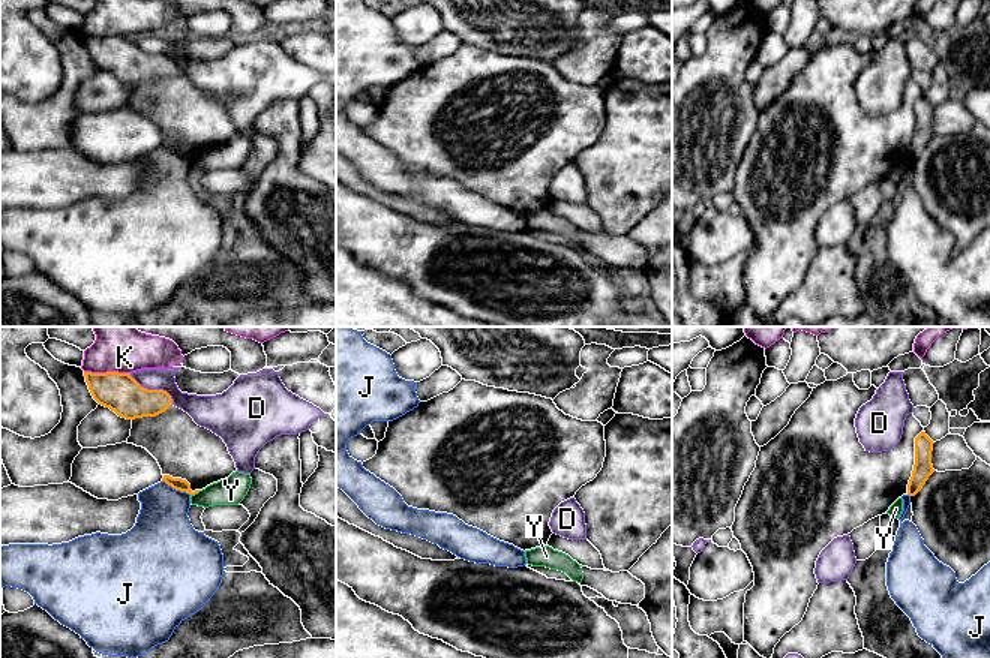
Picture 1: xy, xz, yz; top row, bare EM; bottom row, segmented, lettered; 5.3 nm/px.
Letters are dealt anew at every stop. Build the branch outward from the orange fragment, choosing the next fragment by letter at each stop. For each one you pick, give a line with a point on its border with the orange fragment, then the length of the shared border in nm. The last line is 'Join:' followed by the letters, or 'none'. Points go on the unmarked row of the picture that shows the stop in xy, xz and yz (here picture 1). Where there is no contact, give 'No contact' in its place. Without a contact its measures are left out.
Join: none

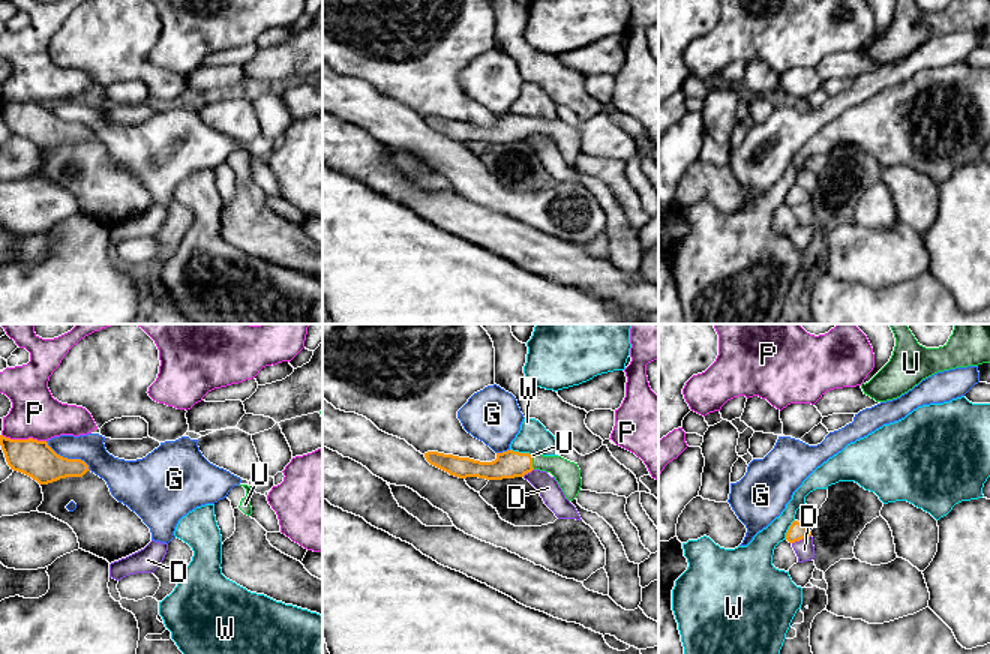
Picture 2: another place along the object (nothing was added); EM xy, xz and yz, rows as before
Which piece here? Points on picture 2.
U: Touches orange at xz (531, 126). Shared border 80 nm
Join: U

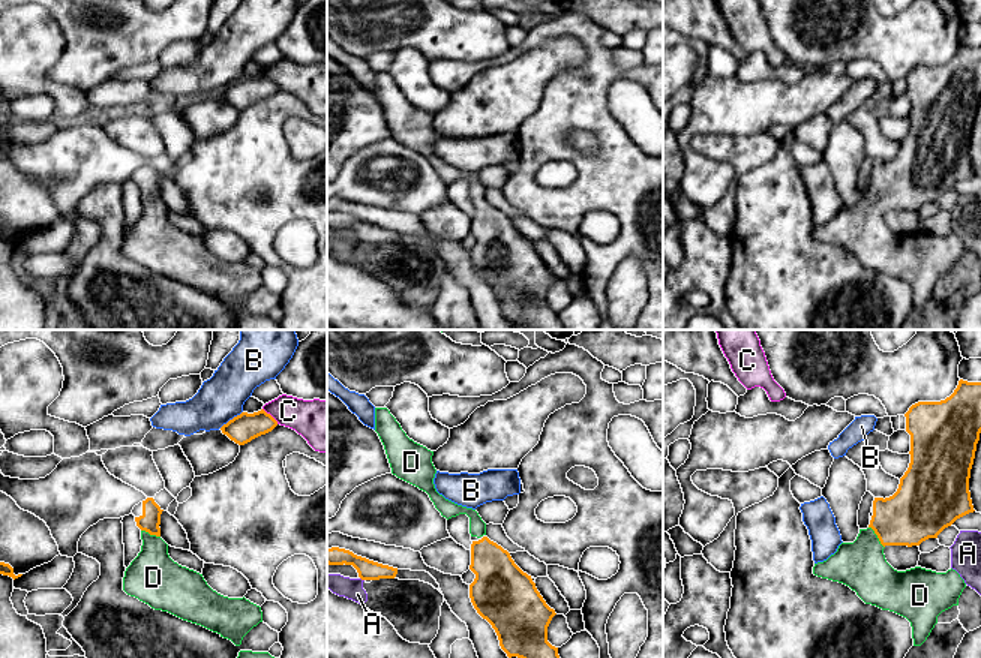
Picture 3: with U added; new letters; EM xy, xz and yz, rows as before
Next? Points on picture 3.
D: Touches orange at yz (878, 201). Shared border 150 nm
Join: D

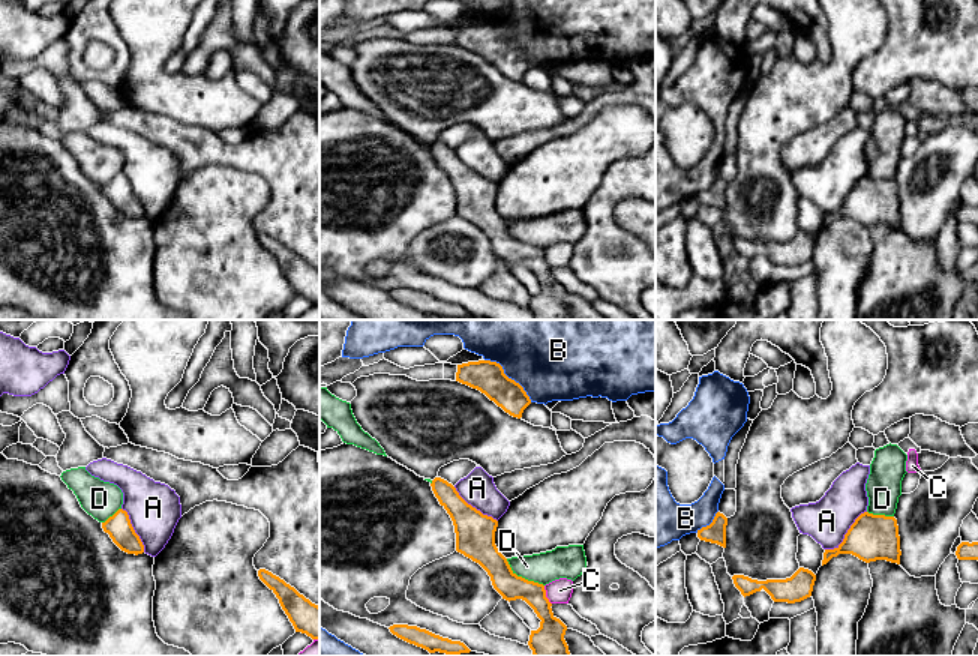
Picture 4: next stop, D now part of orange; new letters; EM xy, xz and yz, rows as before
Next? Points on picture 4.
Join: none

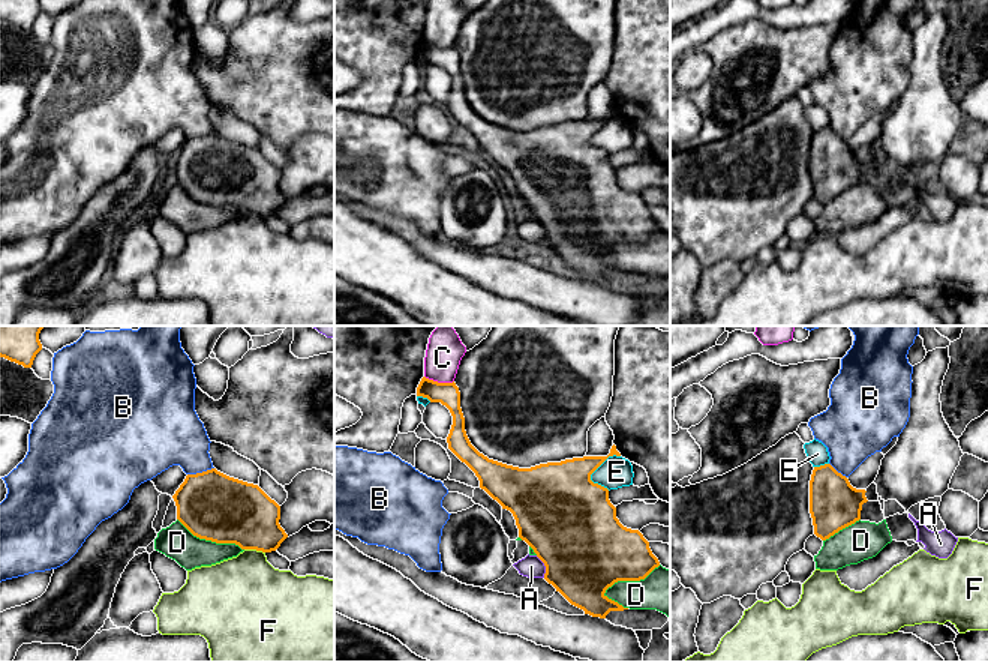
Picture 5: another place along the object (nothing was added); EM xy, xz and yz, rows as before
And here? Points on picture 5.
D: Touches orange at xz (630, 243). Shared border 360 nm
Join: D

